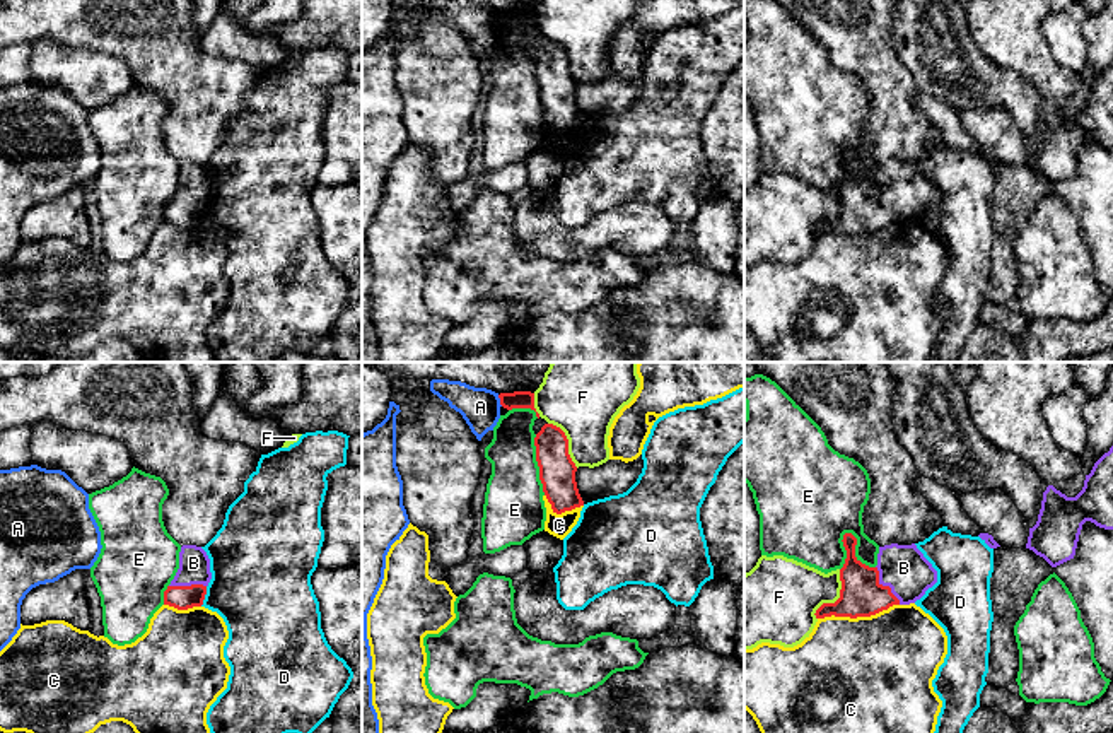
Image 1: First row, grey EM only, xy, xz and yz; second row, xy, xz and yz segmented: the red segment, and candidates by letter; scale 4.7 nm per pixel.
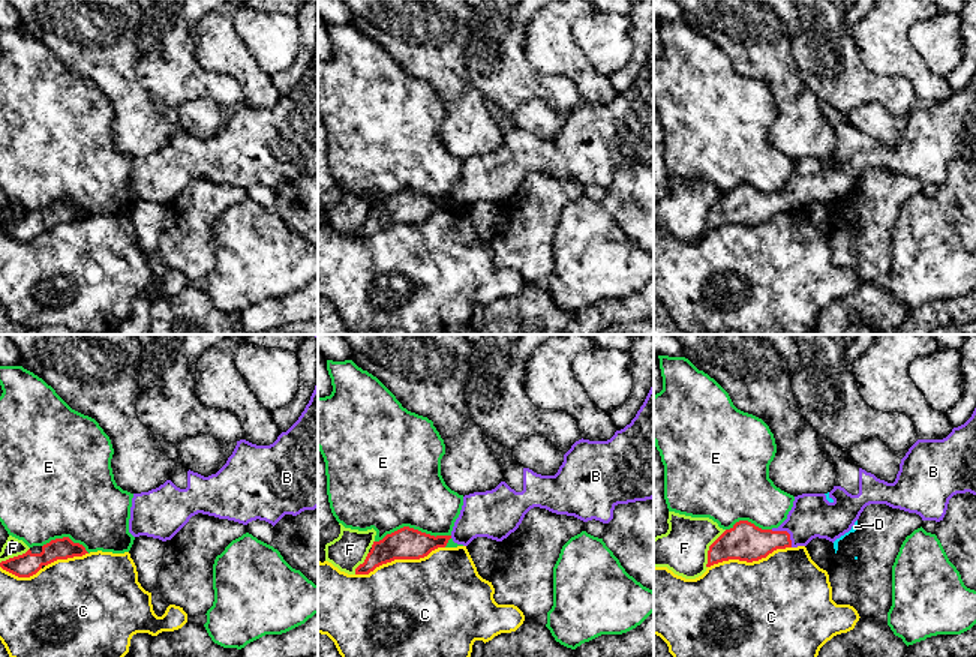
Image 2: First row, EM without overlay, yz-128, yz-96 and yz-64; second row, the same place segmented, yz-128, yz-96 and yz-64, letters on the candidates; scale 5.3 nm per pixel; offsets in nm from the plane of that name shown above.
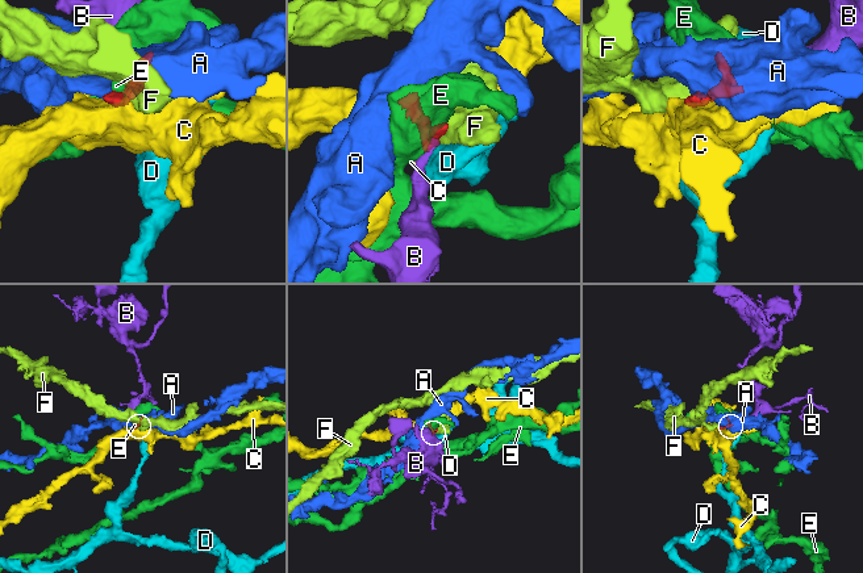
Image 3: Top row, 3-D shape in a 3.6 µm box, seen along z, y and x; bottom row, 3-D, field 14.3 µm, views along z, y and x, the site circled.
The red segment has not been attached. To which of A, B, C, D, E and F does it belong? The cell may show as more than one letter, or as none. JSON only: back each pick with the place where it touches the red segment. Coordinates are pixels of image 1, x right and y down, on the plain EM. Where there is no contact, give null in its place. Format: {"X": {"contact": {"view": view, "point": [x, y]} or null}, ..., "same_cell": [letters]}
{"B": {"contact": {"view": "yz", "point": [885, 204]}}, "same_cell": ["B"]}

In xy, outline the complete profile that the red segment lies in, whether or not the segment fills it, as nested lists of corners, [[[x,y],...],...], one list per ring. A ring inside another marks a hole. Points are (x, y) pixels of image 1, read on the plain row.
[[[183,162],[179,186],[164,208],[164,222],[178,227],[201,224],[210,196],[210,176],[207,169],[196,162]]]

